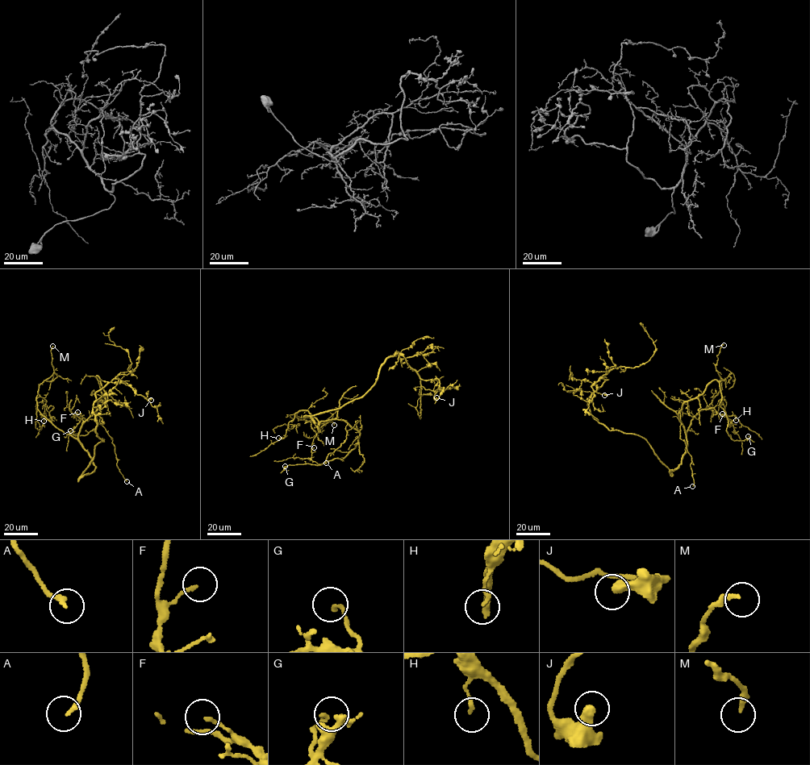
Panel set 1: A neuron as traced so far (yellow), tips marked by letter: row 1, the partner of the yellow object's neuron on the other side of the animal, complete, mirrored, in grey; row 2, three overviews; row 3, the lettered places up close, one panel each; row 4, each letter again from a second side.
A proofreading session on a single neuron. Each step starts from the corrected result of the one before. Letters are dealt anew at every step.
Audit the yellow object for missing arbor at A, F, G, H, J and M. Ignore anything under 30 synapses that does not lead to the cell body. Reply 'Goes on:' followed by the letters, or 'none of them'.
Goes on: none of them

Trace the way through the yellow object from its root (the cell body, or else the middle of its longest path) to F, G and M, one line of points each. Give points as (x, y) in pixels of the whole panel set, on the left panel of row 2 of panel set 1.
F: (83, 472), (95, 467), (78, 432), (106, 396), (98, 376), (102, 397), (96, 418), (77, 412)
G: (83, 472), (95, 467), (78, 432), (106, 396), (98, 376), (98, 424), (84, 435), (70, 430)
M: (83, 472), (88, 475), (95, 467), (82, 443), (58, 430), (38, 409), (39, 385), (53, 372), (52, 346)

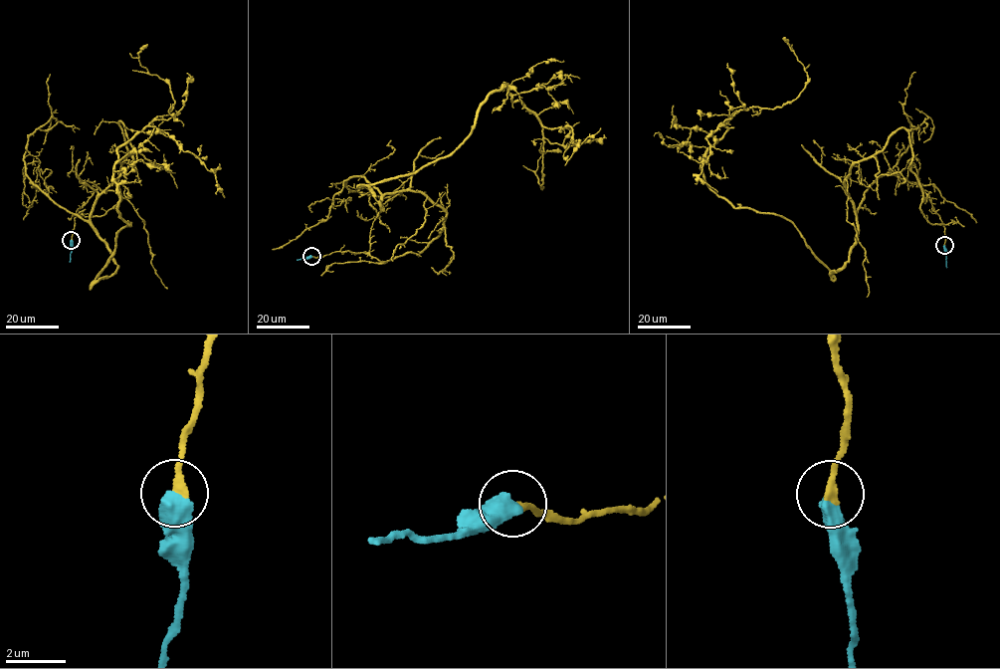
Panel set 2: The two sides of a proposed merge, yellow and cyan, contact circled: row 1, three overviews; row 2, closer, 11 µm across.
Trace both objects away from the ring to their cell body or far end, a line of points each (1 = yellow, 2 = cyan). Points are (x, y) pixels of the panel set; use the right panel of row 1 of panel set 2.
1: (944, 245), (902, 127), (851, 170), (837, 272), (795, 224), (708, 186), (729, 115), (808, 81), (785, 37)
2: (944, 245), (946, 268)

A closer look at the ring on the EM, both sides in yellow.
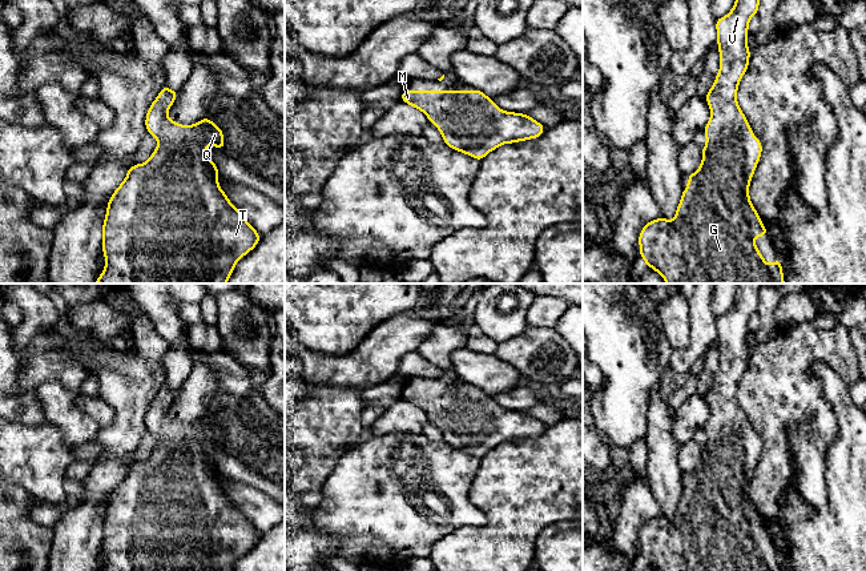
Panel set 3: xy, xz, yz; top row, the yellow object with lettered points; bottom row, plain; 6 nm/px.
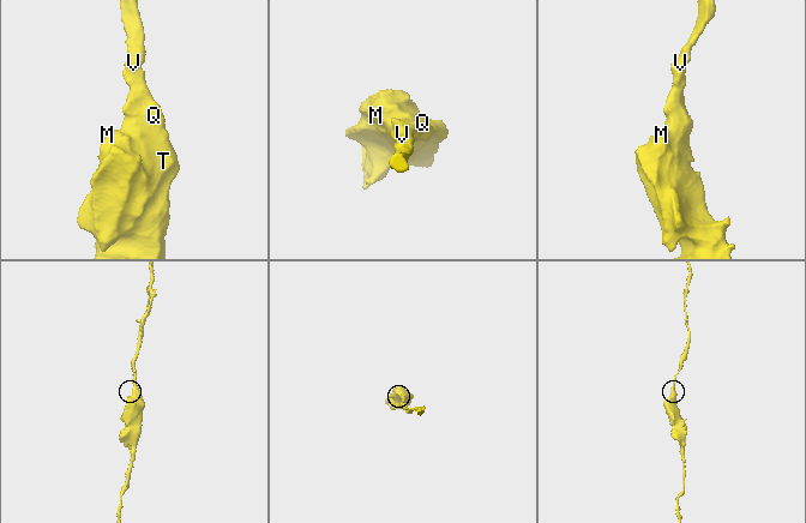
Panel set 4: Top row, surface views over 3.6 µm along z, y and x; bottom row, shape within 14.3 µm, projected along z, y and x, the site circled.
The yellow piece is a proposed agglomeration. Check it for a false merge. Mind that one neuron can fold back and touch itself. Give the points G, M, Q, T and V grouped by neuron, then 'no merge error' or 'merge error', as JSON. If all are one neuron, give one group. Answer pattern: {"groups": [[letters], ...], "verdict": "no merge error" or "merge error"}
{"groups": [["G", "M", "Q", "T", "V"]], "verdict": "no merge error"}

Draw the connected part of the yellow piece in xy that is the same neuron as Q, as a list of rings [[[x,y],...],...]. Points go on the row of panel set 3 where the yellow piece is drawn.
[[[165,84],[148,109],[145,128],[146,132],[158,141],[158,146],[153,150],[146,162],[132,165],[128,169],[125,180],[109,198],[102,224],[102,253],[105,257],[105,268],[101,276],[96,278],[94,284],[226,284],[234,272],[235,264],[259,242],[261,234],[247,222],[242,213],[234,208],[223,189],[218,186],[218,168],[205,149],[205,146],[210,144],[214,148],[223,150],[223,132],[217,124],[209,120],[208,114],[193,125],[180,125],[178,122],[172,121],[168,117],[168,112],[177,96],[178,91],[170,91]]]

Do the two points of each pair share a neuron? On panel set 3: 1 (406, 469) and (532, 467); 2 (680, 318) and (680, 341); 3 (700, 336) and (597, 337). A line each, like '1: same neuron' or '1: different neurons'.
1: different neurons
2: same neuron
3: different neurons

